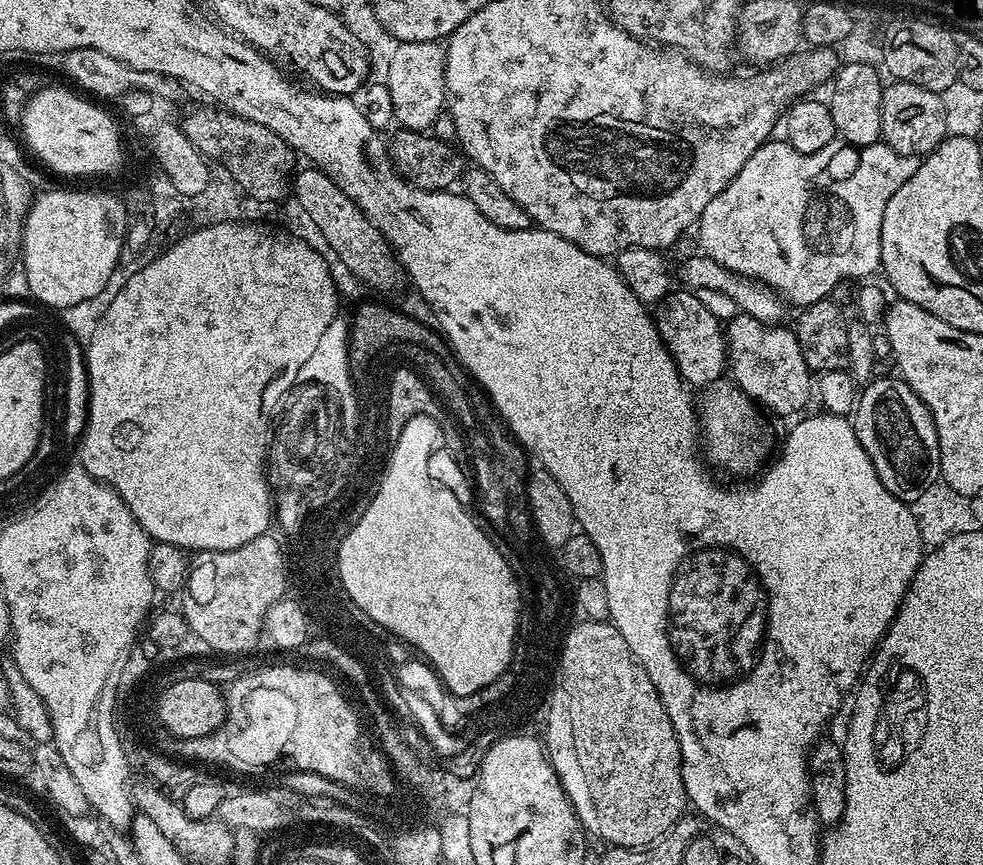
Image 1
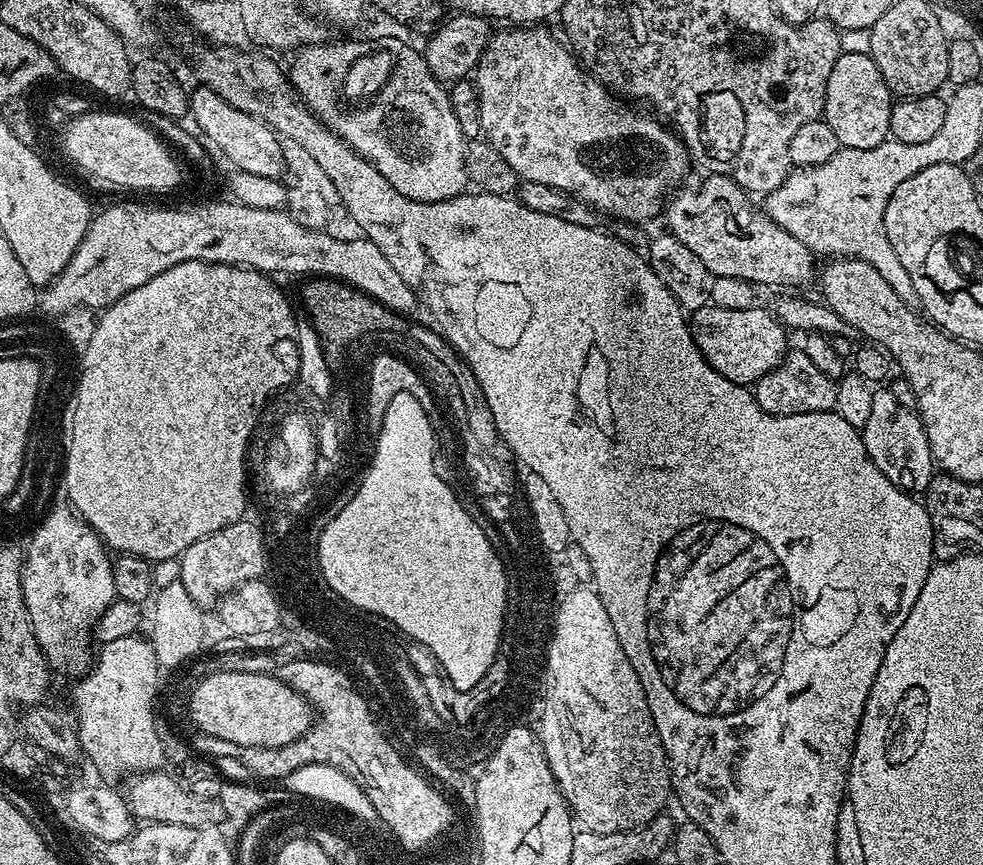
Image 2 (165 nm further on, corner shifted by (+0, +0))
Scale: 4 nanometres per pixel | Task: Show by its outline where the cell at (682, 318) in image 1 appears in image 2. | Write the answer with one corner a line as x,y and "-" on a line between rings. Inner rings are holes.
709,302
691,313
690,327
702,358
706,358
722,378
730,378
730,382
735,384
755,385
757,380
784,361
790,348
789,333
784,325
763,306
750,310
722,310
722,306

